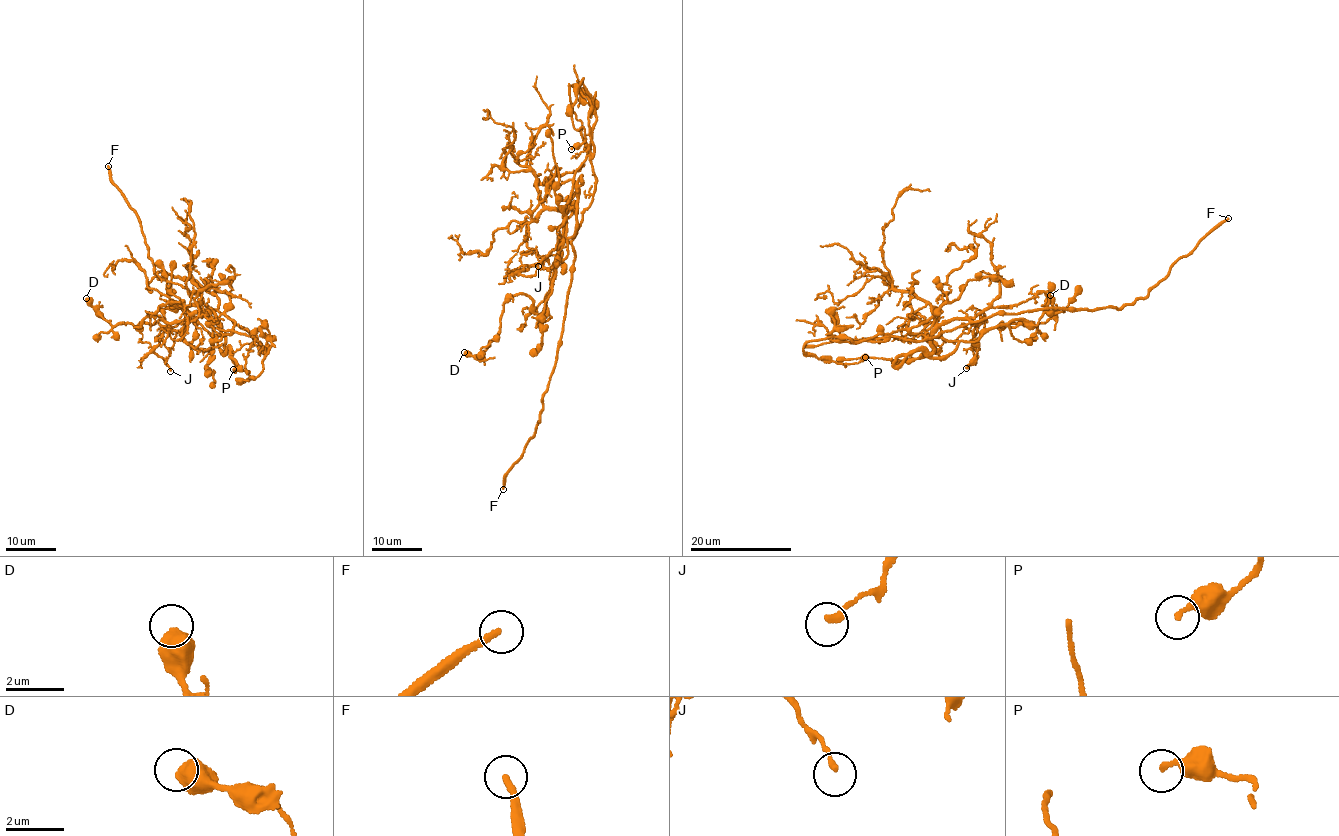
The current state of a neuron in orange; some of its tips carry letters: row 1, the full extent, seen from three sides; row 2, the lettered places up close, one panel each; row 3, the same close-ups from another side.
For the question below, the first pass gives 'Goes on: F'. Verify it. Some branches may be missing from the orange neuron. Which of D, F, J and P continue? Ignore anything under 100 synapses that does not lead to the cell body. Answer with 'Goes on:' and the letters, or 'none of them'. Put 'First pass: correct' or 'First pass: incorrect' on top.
First pass: correct
Goes on: F

